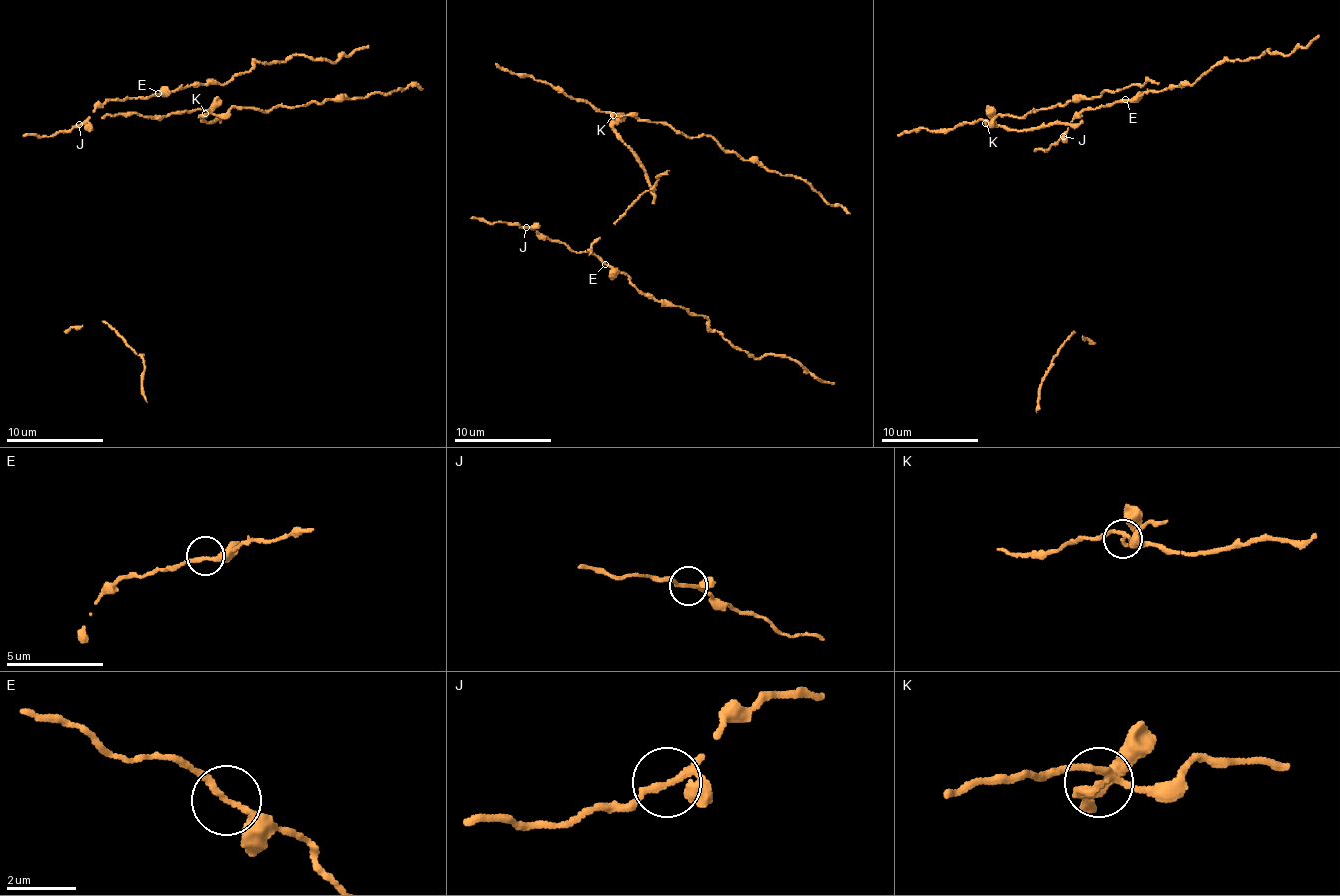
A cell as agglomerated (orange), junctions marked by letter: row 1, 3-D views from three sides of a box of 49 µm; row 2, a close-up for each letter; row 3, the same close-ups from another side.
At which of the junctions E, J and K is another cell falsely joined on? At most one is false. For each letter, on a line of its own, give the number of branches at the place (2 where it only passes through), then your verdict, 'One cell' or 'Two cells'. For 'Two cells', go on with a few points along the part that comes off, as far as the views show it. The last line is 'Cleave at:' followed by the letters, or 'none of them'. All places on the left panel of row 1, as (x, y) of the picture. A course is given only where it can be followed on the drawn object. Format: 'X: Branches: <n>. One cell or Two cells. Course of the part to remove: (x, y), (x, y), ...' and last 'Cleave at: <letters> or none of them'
E: Branches: 2. One cell
J: Branches: 3. One cell
K: Branches: 4. Two cells. Course of the part to remove: (206, 114), (199, 117), (205, 122), (219, 115)
Cleave at: K

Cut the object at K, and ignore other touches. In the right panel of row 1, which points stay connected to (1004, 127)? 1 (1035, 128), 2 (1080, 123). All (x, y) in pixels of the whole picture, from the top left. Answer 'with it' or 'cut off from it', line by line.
1: with it
2: with it

